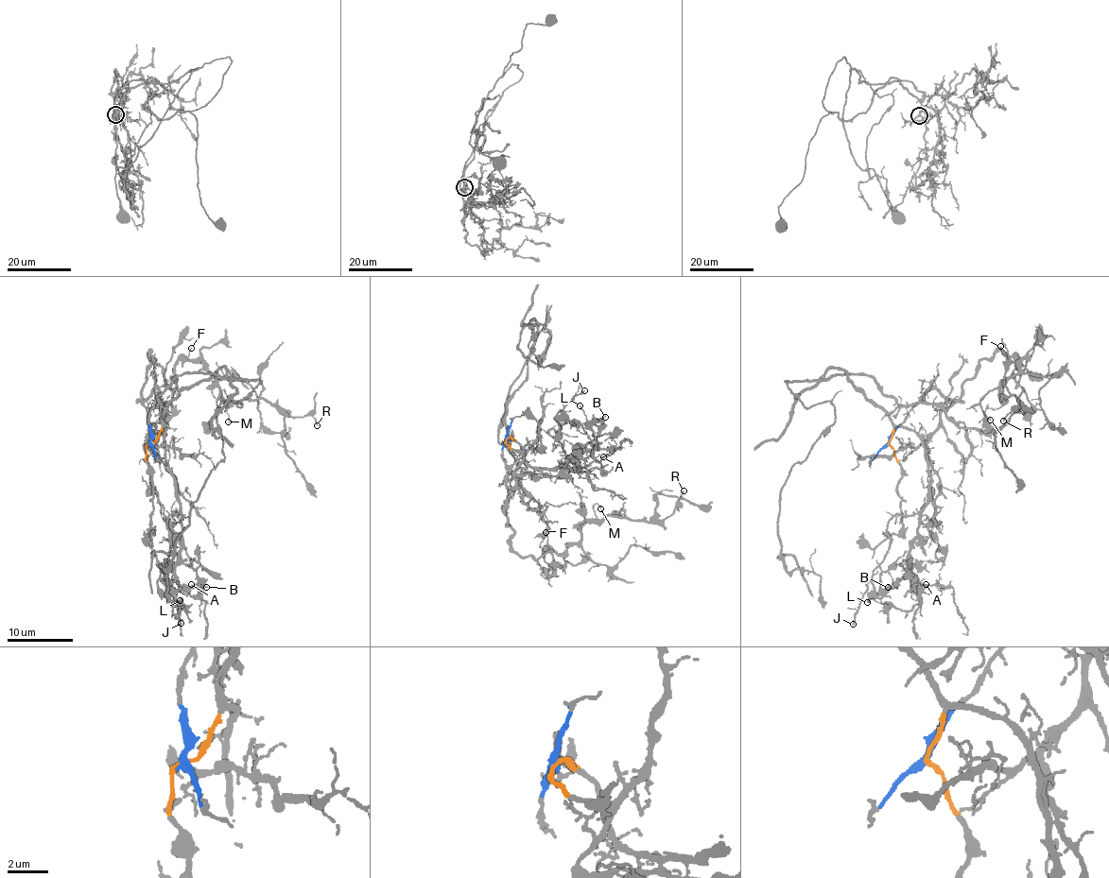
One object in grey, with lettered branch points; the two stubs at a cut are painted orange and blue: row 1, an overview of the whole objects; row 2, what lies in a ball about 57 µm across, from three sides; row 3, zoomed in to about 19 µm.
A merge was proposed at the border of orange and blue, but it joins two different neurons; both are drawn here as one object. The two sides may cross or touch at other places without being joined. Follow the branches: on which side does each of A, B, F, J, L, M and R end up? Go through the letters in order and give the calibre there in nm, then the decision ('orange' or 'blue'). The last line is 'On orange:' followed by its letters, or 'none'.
A: 140 nm thick; orange
B: 160 nm thick; orange
F: 100 nm thick; blue
J: 180 nm thick; orange
L: 110 nm thick; orange
M: 100 nm thick; blue
R: 150 nm thick; blue
On orange: A, B, J, L

